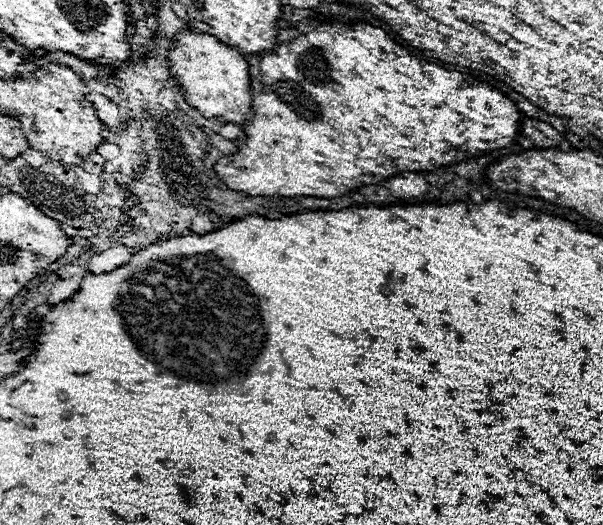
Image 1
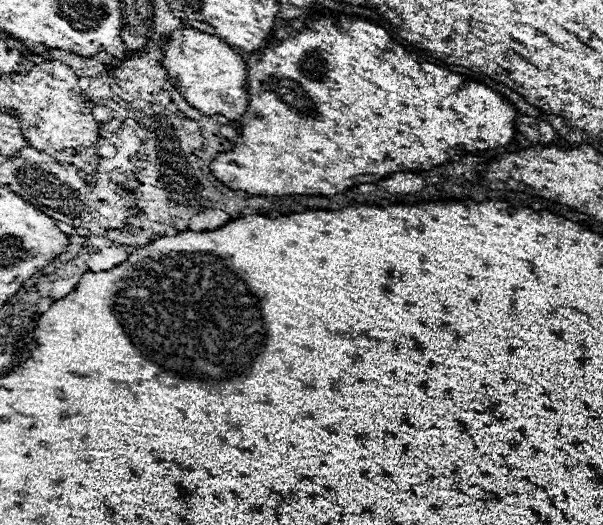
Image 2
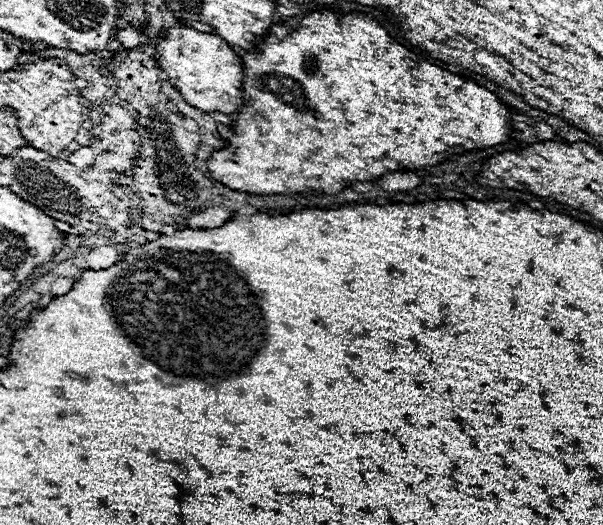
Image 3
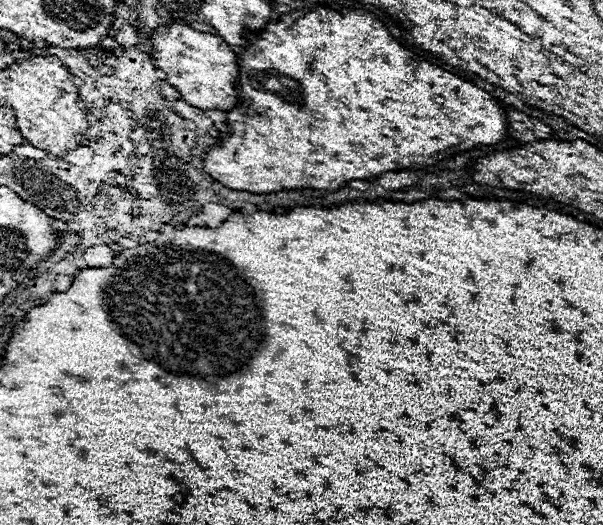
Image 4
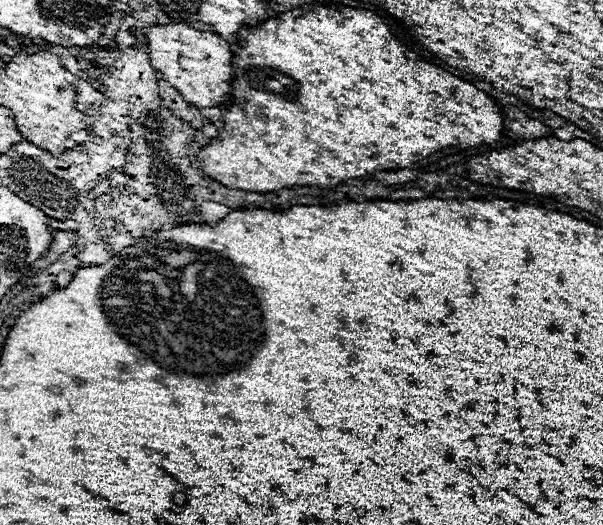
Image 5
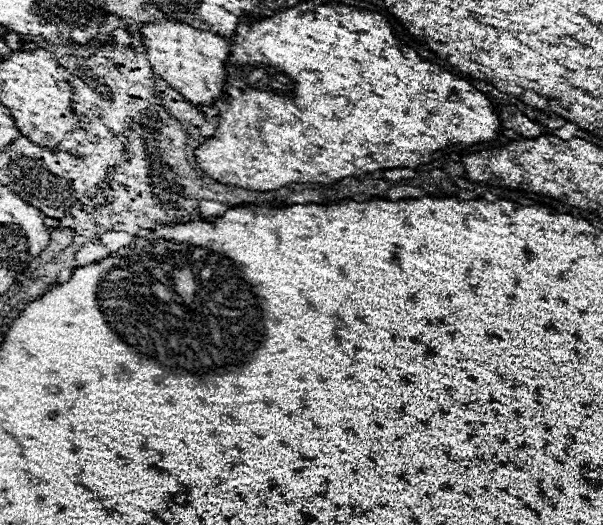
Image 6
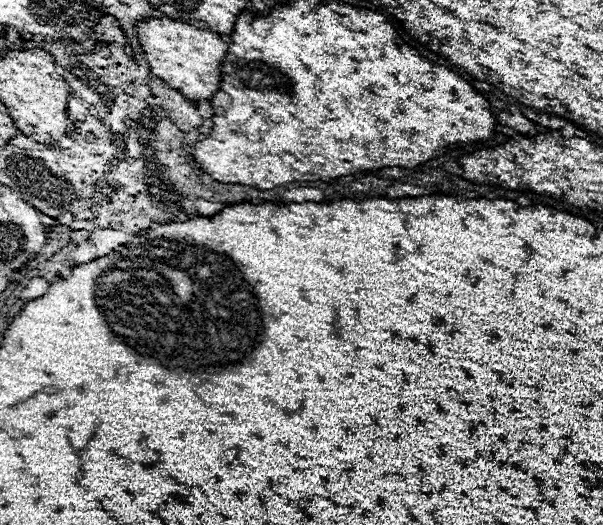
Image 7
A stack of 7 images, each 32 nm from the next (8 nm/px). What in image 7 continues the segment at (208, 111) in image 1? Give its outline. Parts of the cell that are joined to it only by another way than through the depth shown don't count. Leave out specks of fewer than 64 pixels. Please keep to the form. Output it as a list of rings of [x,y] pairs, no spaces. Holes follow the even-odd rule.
[[[150,18],[136,22],[138,44],[146,54],[150,72],[164,80],[170,88],[178,90],[188,100],[210,100],[220,84],[220,64],[228,50],[228,44],[222,42],[220,34],[194,28],[184,22],[170,18]]]

